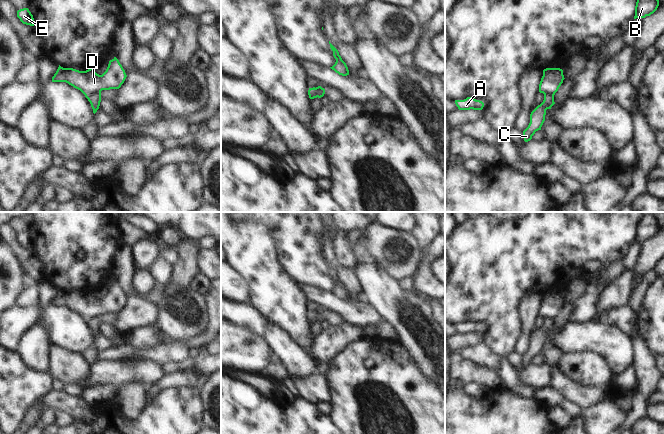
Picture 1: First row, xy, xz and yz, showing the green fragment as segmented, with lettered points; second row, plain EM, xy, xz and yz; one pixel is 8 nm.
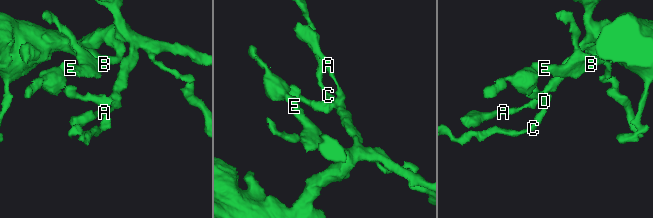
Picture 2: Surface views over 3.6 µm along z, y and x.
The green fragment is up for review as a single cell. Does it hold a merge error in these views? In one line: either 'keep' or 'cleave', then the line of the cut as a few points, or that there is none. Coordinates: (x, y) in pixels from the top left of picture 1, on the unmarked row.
cleave; cut in xy along (100, 315), (92, 317), (87, 322)

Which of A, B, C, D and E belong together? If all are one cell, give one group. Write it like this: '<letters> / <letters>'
A B D E / C

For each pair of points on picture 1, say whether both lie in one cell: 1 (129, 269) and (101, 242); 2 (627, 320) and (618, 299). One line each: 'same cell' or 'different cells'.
1: different cells
2: different cells

